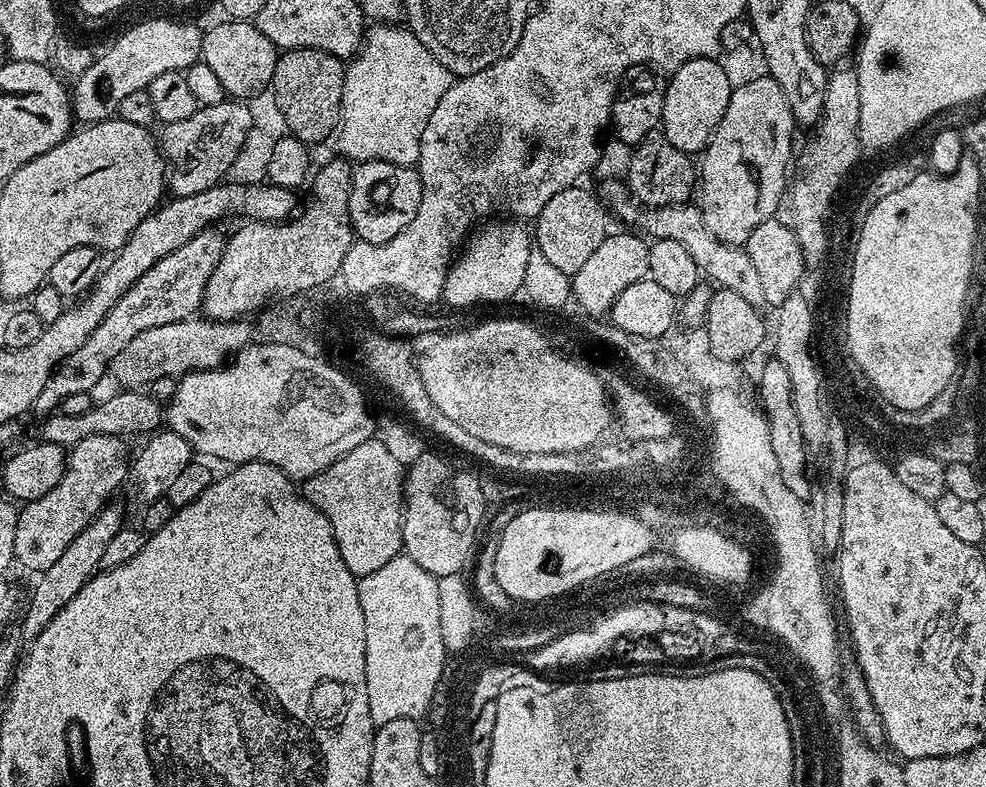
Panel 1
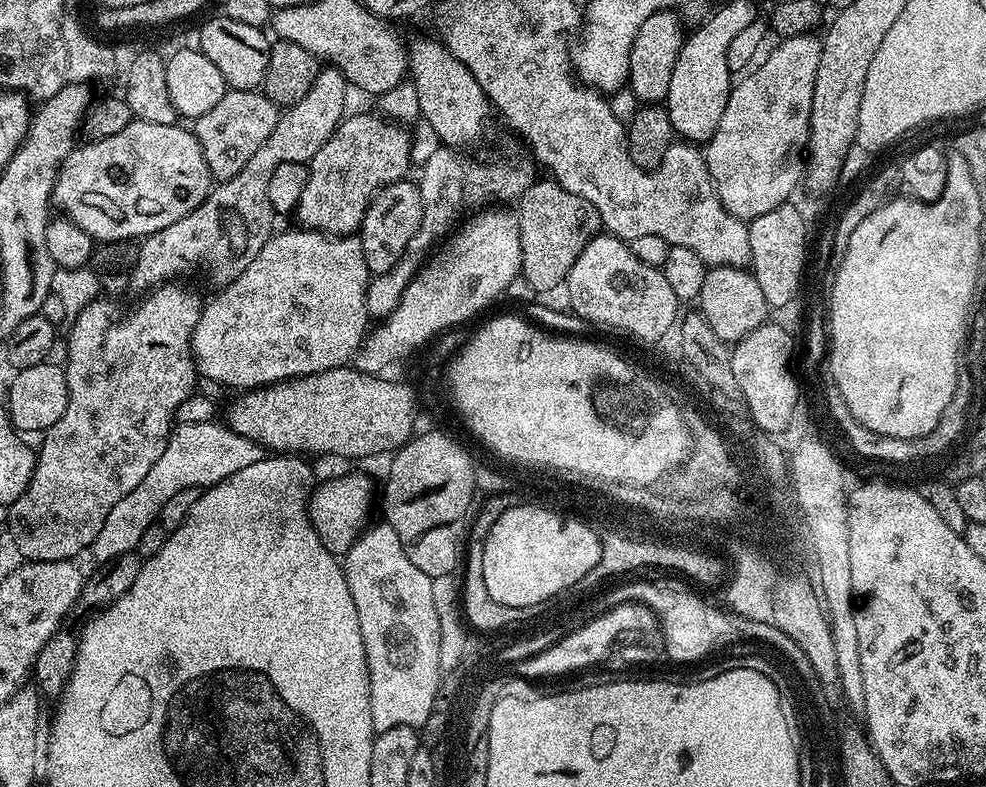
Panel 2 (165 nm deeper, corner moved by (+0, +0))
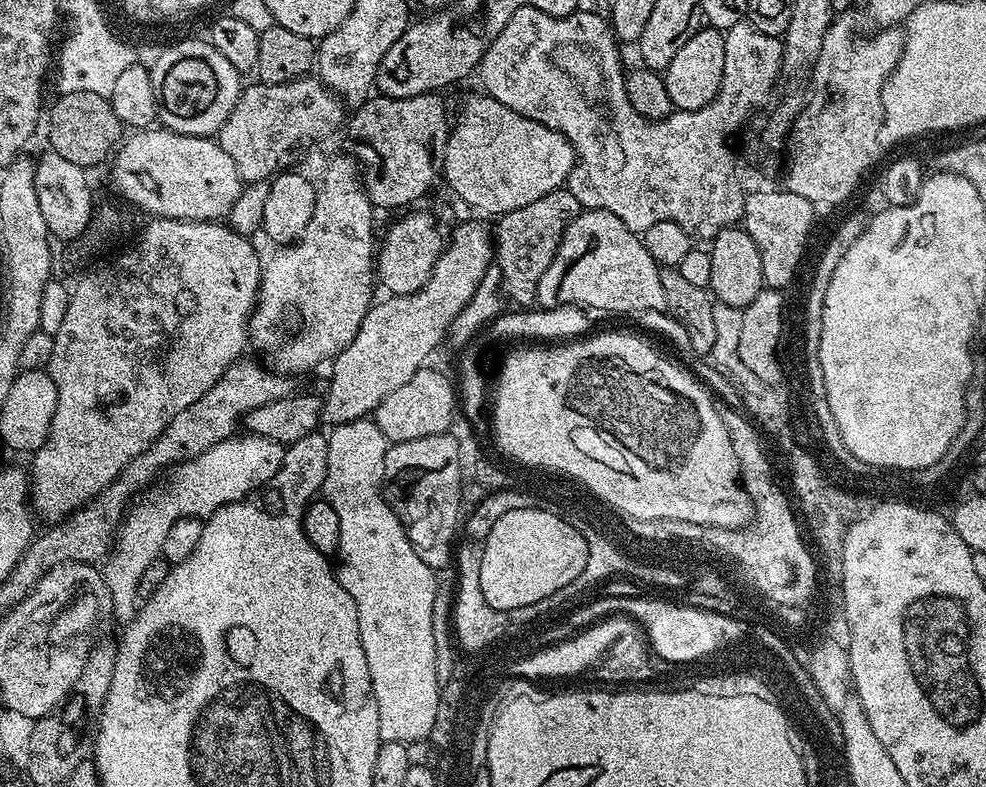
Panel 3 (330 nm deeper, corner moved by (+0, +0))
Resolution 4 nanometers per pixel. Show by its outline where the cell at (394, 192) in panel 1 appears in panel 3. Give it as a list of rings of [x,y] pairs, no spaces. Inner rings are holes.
[[[408,210],[400,216],[388,228],[388,233],[384,236],[384,241],[379,241],[378,251],[374,256],[374,276],[380,284],[385,288],[385,293],[394,296],[405,296],[406,294],[414,294],[418,290],[422,290],[422,286],[426,286],[426,282],[430,278],[430,274],[434,270],[434,266],[438,262],[441,252],[444,250],[446,243],[445,237],[440,237],[440,228],[436,225],[436,220],[428,212],[412,212],[416,210]]]

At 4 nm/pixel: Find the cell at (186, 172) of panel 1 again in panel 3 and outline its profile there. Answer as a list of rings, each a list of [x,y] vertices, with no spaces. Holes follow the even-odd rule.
[[[315,75],[301,76],[299,80],[291,80],[285,84],[262,84],[253,82],[241,91],[234,110],[230,110],[230,118],[221,126],[218,143],[230,158],[234,158],[234,166],[238,166],[238,174],[244,182],[264,182],[281,170],[293,167],[296,151],[311,140],[328,140],[336,131],[346,124],[346,105],[332,89],[327,88]]]

